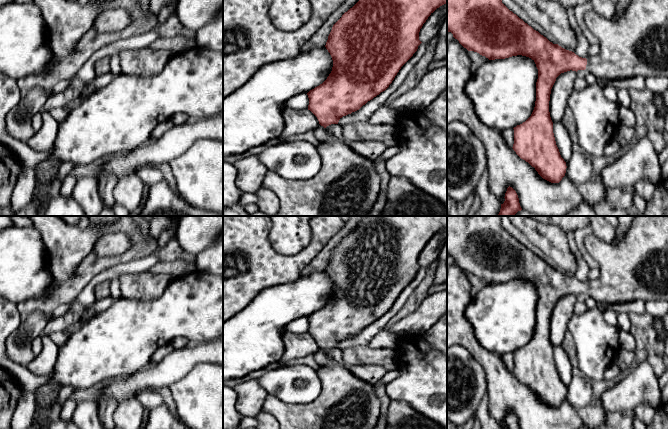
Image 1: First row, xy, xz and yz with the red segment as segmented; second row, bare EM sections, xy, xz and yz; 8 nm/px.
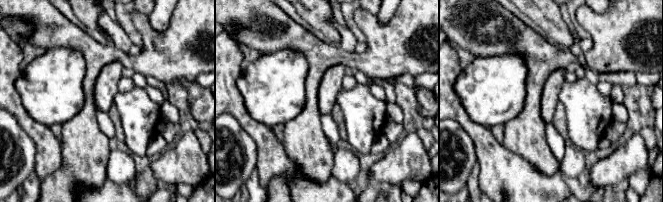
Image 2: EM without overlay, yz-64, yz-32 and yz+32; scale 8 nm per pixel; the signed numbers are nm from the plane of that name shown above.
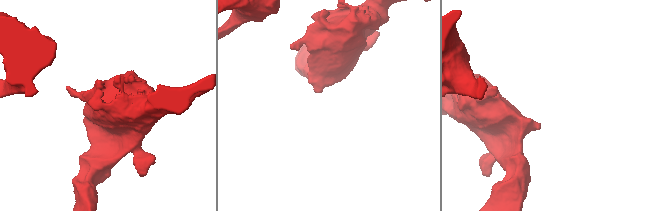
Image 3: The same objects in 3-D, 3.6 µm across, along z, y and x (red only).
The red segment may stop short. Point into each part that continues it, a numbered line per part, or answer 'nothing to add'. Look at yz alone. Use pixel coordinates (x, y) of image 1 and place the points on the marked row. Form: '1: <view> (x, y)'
1: yz (636, 44)

